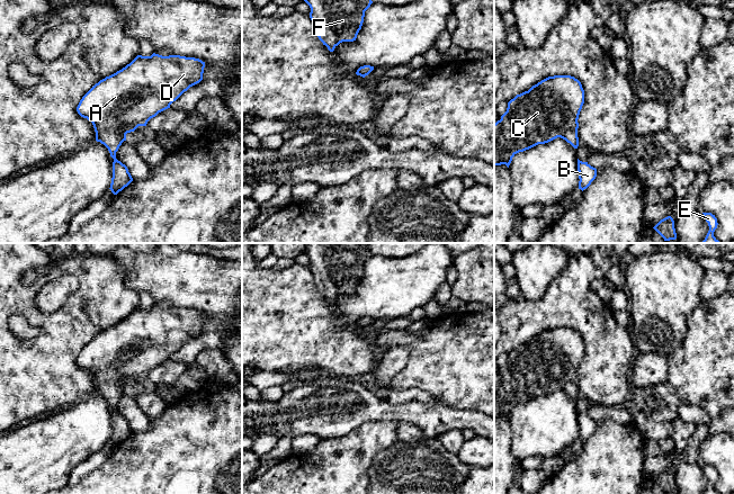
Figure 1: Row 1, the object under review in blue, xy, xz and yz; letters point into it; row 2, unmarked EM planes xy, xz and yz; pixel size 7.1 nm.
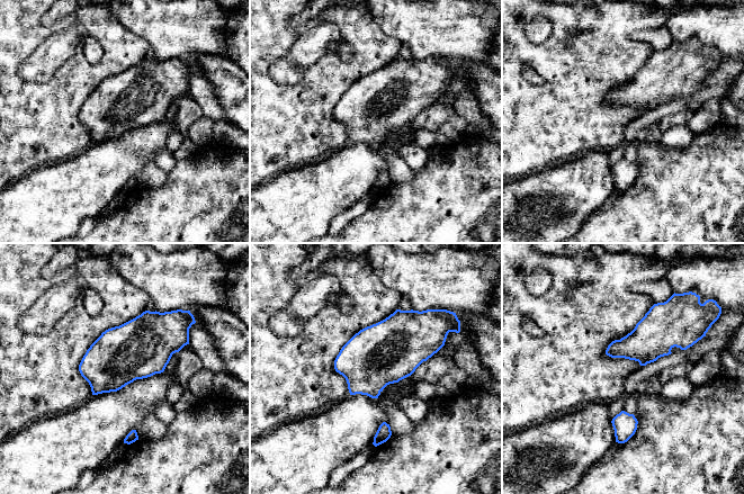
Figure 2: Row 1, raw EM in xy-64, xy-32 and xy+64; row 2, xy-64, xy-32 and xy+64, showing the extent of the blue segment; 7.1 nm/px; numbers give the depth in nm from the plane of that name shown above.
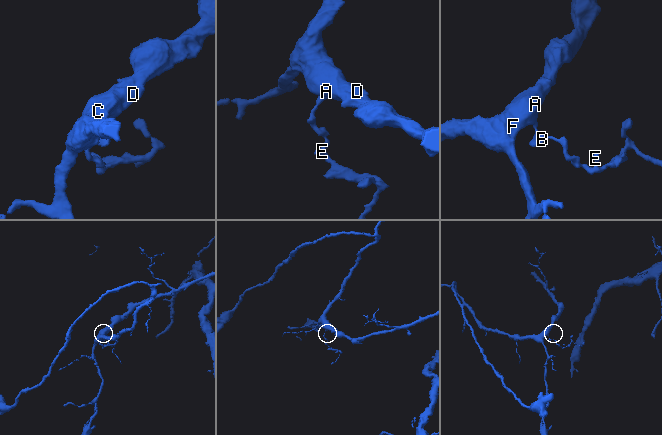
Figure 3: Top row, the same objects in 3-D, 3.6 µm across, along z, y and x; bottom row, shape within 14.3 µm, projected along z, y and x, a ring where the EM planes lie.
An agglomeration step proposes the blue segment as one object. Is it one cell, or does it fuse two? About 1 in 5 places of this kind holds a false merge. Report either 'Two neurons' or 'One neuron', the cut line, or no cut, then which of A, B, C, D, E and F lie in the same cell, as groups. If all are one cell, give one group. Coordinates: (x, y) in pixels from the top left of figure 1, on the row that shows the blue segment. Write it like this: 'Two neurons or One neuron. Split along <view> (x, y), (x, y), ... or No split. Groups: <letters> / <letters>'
One neuron. No split. Groups: A B C D E F

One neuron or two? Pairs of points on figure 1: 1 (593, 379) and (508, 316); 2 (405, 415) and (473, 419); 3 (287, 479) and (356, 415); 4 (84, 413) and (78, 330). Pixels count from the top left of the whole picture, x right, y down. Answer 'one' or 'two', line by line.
1: one
2: one
3: two
4: two

